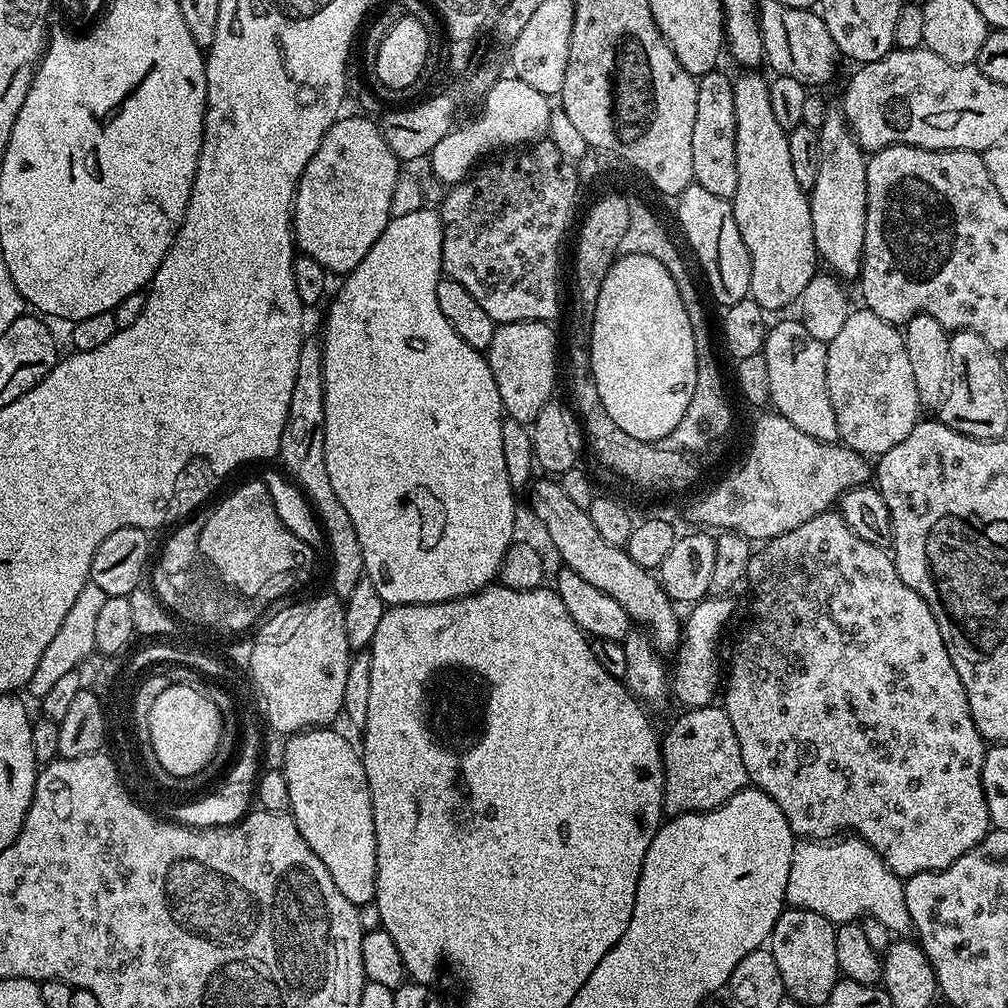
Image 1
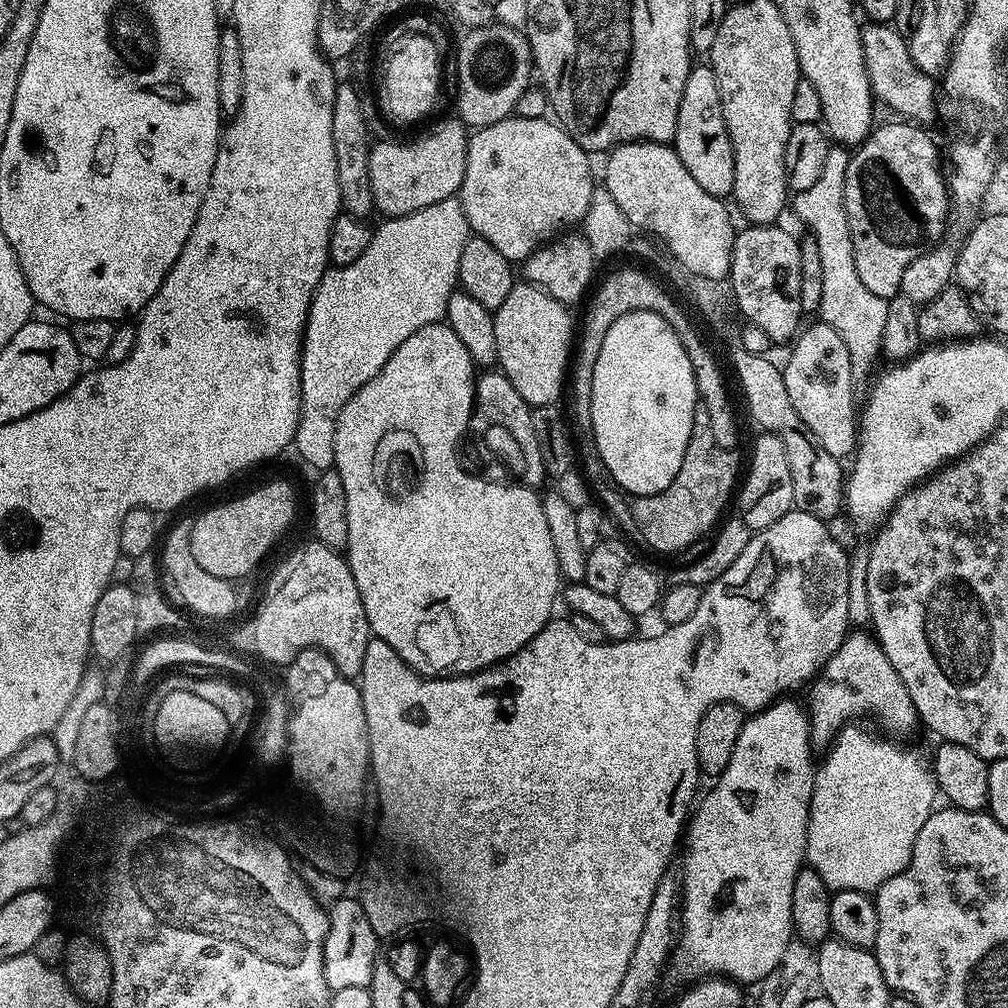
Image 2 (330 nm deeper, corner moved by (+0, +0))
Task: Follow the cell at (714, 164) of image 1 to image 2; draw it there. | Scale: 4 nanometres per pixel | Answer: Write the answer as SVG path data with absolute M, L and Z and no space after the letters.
M710 66L693 67L682 90L682 102L678 102L678 126L671 143L676 149L682 166L690 170L694 182L706 190L706 194L728 198L734 186L734 150L730 134L726 130L726 118L722 114L722 98L718 90L718 78Z

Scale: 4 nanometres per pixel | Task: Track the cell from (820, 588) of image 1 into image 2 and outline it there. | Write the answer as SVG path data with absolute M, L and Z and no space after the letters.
M849 631L842 646L838 646L836 653L824 663L824 667L811 681L812 693L808 696L808 704L806 700L806 711L812 742L817 749L827 749L835 740L837 732L859 721L859 716L873 716L888 734L908 732L912 727L917 727L914 702L910 702L910 694L898 676L898 670L894 670L890 658L886 658L875 635L865 632Z

